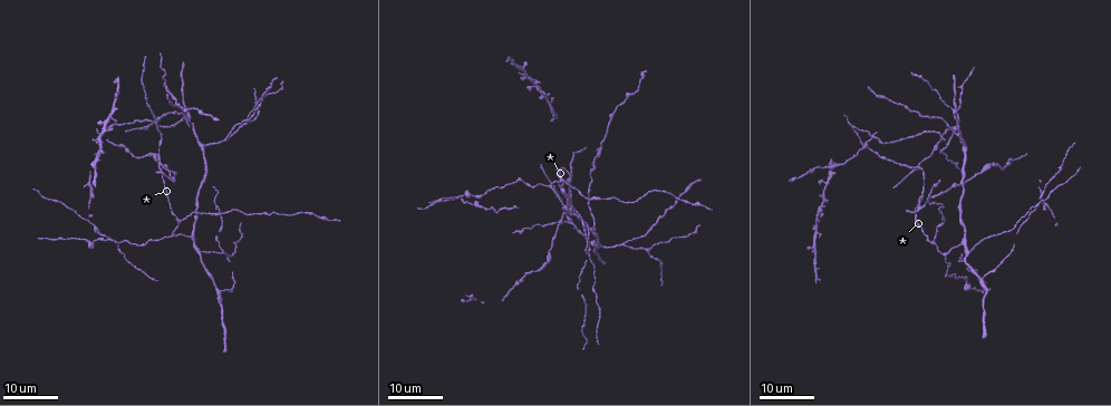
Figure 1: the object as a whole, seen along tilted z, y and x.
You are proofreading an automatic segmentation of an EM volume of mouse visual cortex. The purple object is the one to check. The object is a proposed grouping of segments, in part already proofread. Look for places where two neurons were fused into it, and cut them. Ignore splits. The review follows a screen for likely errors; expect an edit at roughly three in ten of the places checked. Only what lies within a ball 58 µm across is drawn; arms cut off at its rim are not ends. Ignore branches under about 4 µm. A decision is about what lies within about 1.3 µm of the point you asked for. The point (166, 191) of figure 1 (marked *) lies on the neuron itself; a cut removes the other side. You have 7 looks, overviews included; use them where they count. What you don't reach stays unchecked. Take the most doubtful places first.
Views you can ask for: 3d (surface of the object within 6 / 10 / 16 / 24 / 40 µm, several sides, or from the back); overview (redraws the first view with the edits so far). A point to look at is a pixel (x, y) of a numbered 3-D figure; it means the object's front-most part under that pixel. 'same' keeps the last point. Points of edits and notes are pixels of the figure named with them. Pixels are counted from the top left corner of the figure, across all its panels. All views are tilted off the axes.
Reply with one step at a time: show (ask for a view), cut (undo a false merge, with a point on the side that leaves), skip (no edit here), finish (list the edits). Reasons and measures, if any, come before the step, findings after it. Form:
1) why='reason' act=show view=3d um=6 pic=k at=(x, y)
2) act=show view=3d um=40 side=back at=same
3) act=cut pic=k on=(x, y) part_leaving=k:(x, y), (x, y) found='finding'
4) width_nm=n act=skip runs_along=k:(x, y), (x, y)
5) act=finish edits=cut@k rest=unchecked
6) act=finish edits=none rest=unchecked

why='looks like a crossing' act=show view=3d um=16 pic=1 at=(874, 136)

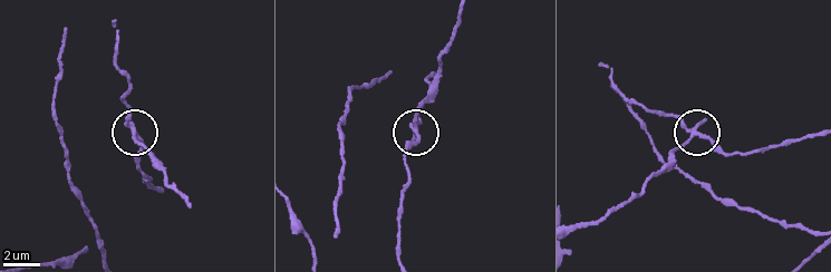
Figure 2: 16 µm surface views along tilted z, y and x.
why='closer look' act=show view=3d um=10 pic=2 at=(413, 126)

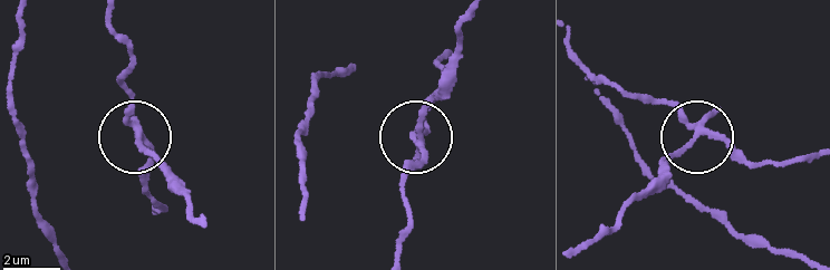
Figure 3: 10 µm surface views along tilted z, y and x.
width_nm=200 act=cut pic=3 on=(146, 150) part_leaving=3:(138, 132), (198, 224) found='two neurons meet here'

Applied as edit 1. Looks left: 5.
act=show view=3d um=16 pic=1 at=(208, 146)

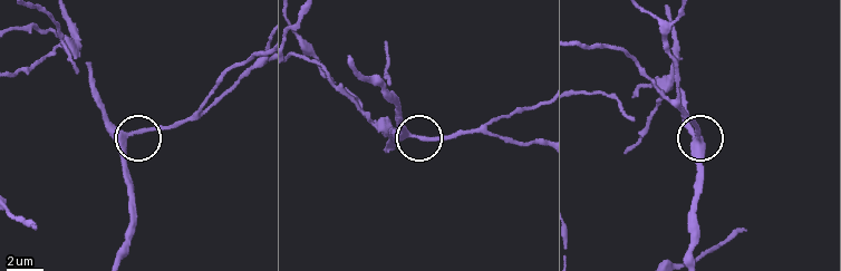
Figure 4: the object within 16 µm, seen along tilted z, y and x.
why='closer look' act=show view=3d um=10 pic=4 at=(130, 134)

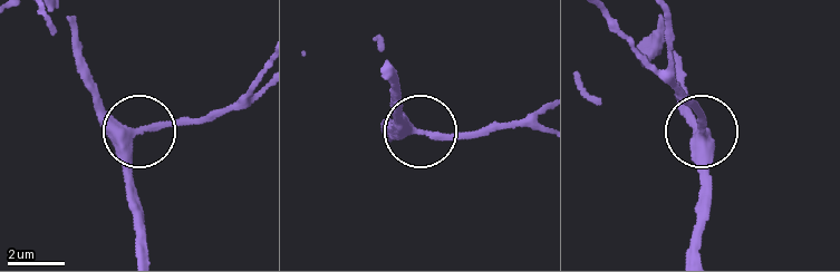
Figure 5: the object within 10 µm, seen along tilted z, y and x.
act=skip runs_along=5:(384, 74), (413, 129), (495, 127) found='all the same neuron'

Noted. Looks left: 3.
act=show view=3d um=16 pic=1 at=(592, 260)

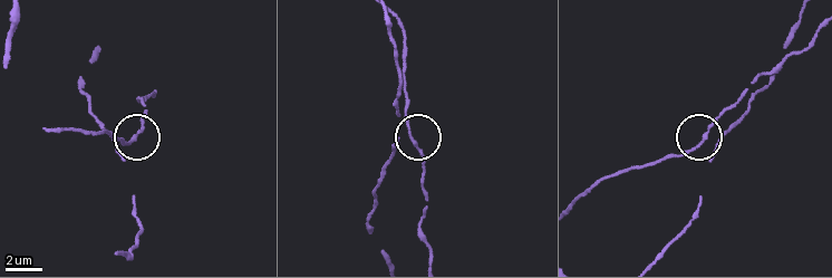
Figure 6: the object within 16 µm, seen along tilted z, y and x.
act=show view=3d um=6 pic=6 at=(135, 140)

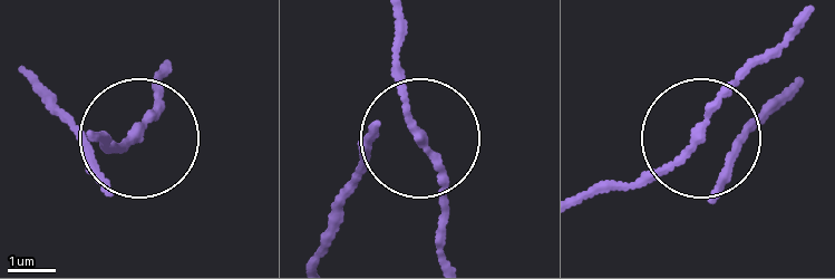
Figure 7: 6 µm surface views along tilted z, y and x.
width_nm=120 act=skip runs_along=7:(582, 200), (675, 169), (727, 92), (795, 27) found='all the same neuron'

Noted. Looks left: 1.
act=finish edits=cut@3 rest=unchecked

